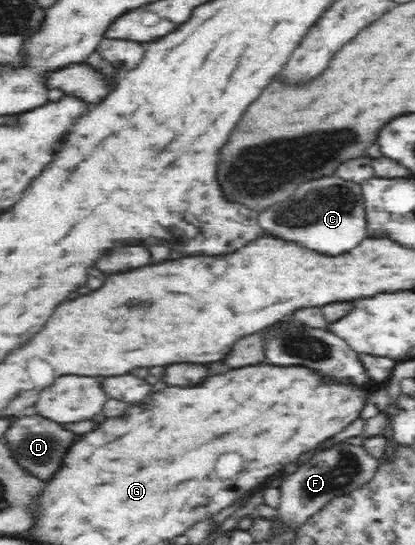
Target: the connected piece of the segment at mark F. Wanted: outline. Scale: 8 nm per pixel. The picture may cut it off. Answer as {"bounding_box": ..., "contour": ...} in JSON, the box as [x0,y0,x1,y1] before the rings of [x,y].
{"bounding_box":[276,444,378,527],"contour":[[[339,444],[337,448],[323,450],[283,480],[279,487],[280,505],[277,508],[279,513],[276,520],[286,526],[300,527],[334,498],[360,489],[377,473],[378,460],[370,455],[362,445]]]}

